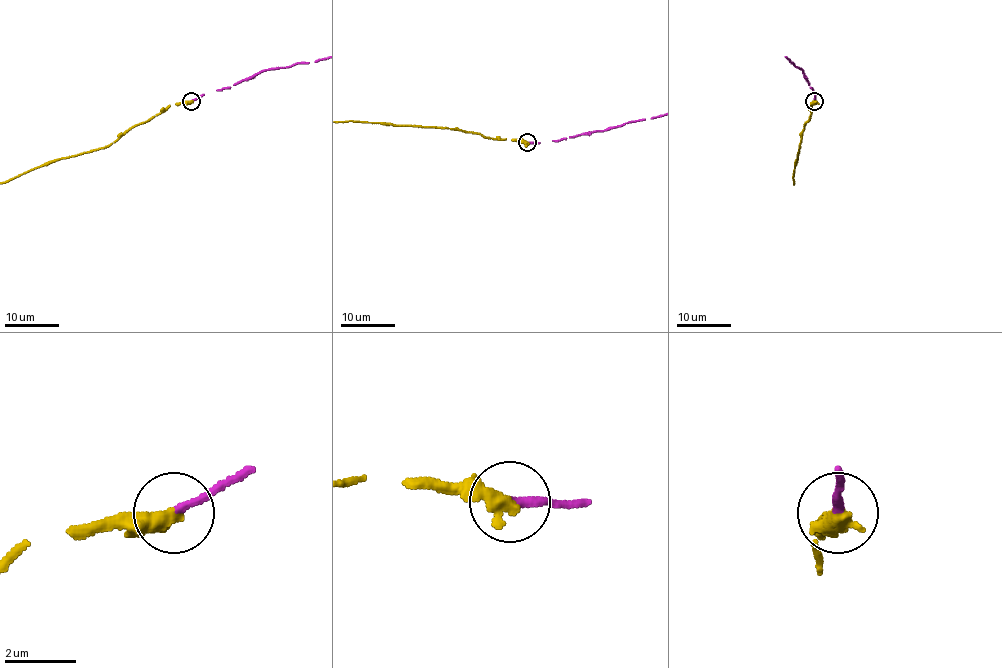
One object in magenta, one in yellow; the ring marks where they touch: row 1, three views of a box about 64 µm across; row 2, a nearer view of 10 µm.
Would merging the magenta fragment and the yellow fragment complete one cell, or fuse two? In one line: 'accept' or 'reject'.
accept

